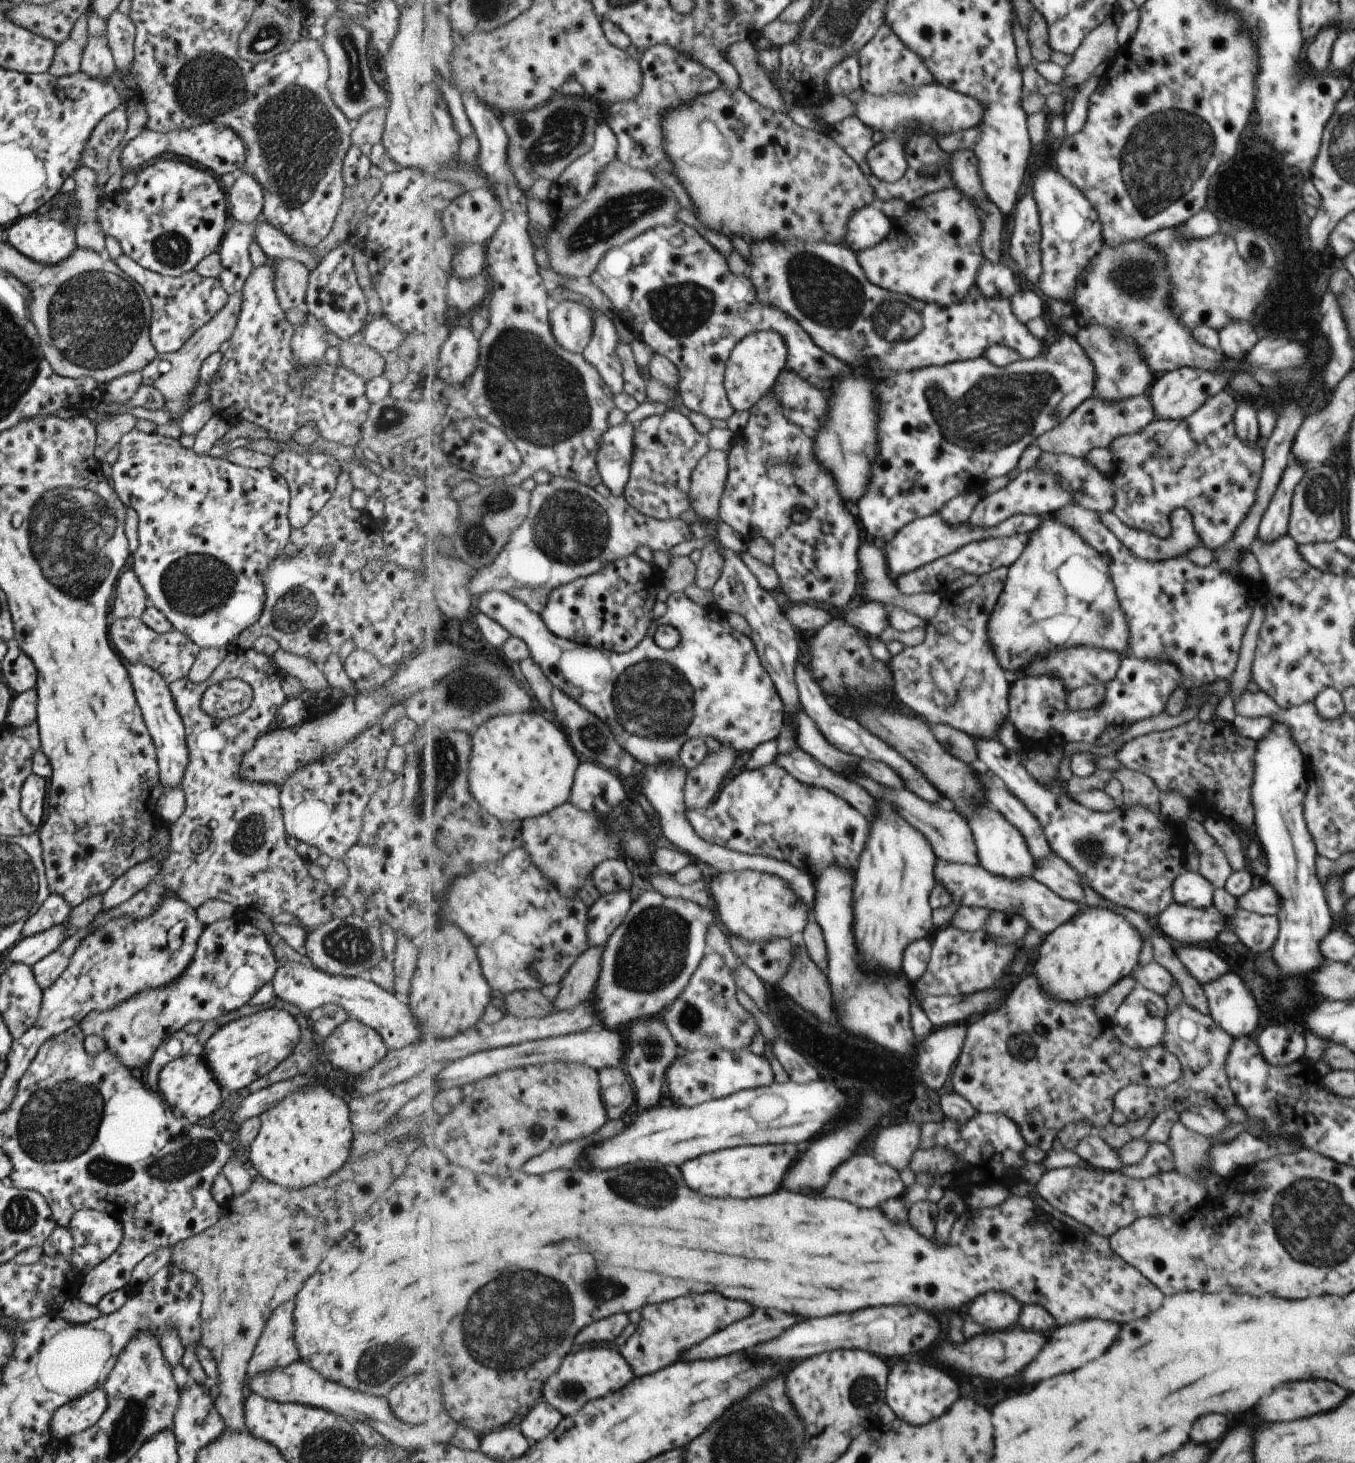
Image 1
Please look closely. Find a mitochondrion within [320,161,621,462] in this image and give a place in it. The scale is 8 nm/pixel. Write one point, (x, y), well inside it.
(540, 394)

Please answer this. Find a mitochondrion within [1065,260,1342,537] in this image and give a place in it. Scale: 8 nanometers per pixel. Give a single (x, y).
(1321, 494)

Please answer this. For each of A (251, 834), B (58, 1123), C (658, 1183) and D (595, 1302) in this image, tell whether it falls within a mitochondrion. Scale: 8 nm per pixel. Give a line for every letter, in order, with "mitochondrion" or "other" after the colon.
A: mitochondrion
B: mitochondrion
C: mitochondrion
D: mitochondrion

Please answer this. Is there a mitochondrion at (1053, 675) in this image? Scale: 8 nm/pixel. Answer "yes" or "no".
no

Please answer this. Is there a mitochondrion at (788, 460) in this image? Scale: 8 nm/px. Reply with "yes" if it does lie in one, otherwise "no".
yes

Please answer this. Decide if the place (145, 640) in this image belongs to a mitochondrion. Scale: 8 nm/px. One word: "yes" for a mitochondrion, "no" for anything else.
no

